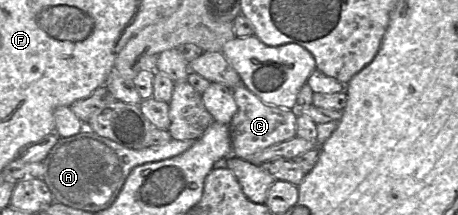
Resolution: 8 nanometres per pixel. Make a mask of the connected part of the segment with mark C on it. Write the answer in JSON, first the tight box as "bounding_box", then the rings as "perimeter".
{"bounding_box":[228,83,297,159],"perimeter":[[[242,83],[232,90],[237,104],[237,111],[228,125],[232,155],[241,159],[249,158],[267,147],[296,136],[297,109],[283,109],[266,104]]]}

